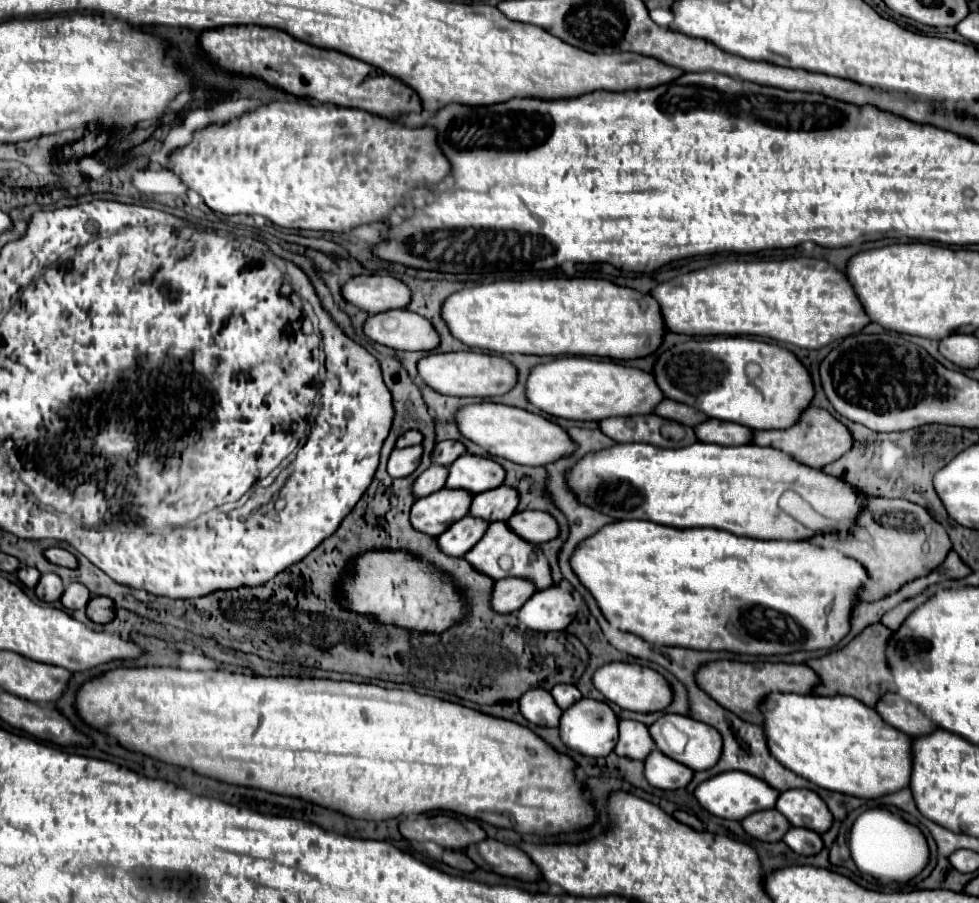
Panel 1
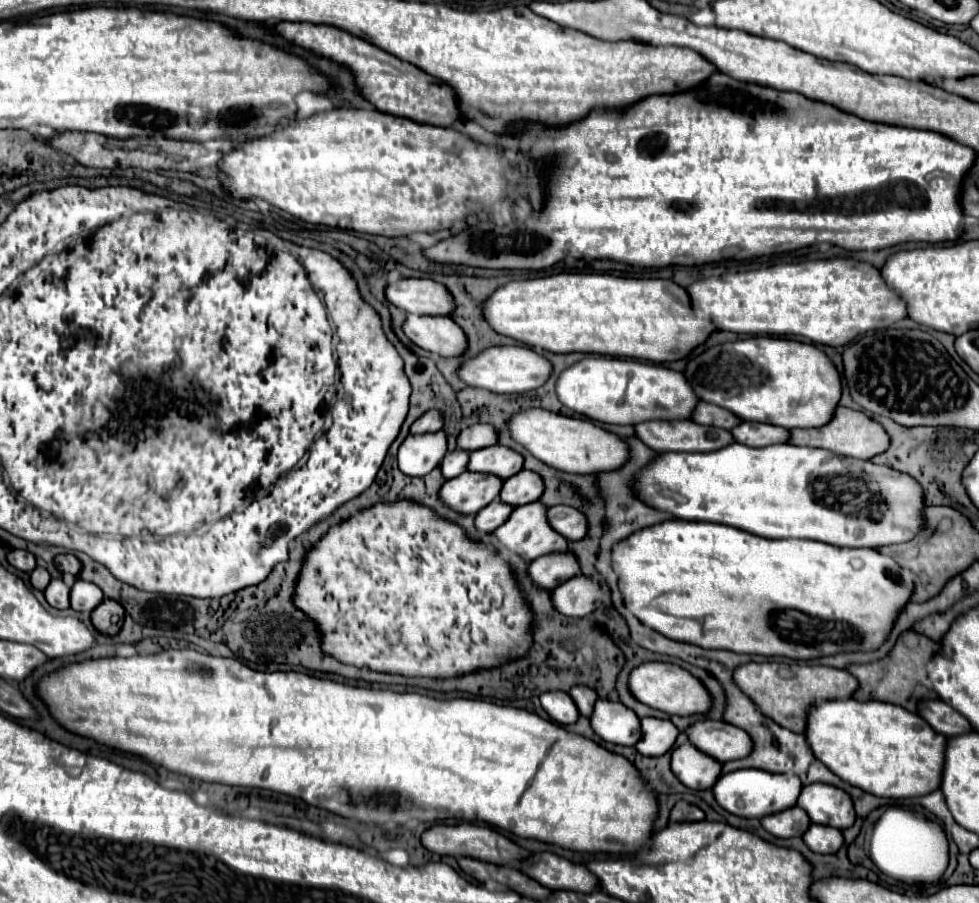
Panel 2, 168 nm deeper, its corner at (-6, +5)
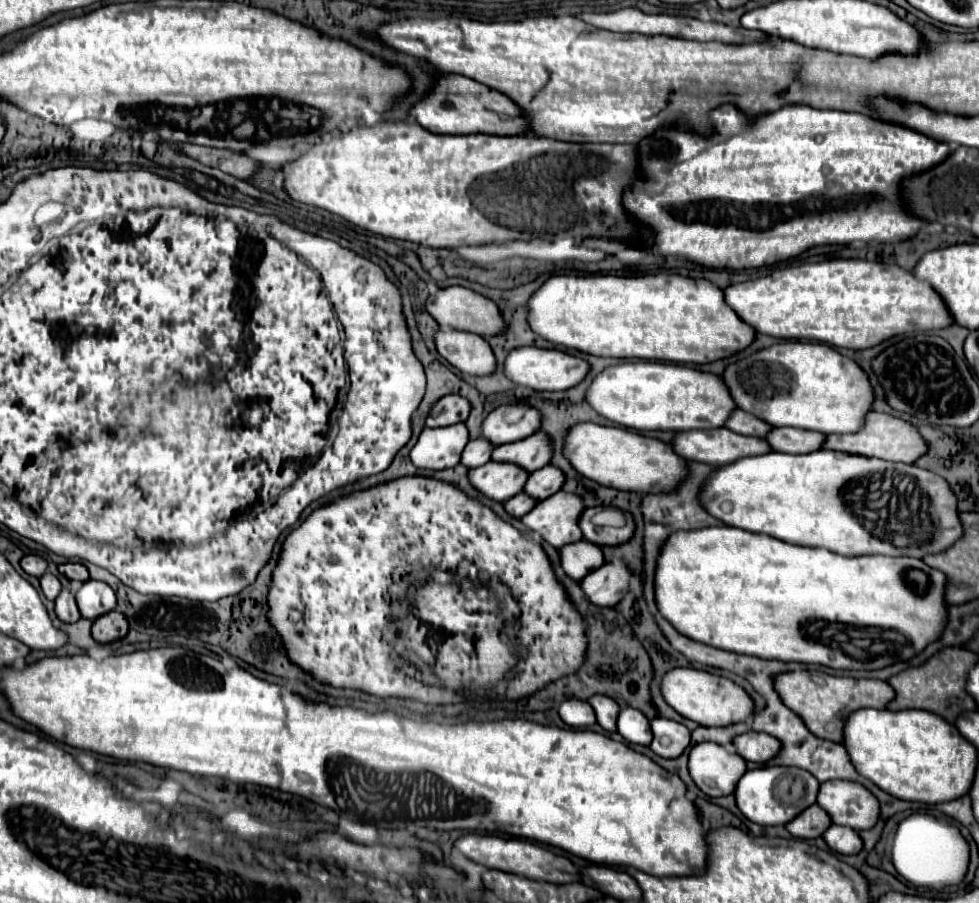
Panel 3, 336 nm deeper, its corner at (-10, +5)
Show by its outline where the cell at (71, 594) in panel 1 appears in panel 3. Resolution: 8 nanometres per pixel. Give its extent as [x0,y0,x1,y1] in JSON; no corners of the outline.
[76,580,116,620]

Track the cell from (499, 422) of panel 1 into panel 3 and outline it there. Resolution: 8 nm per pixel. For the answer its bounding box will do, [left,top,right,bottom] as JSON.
[564,422,688,494]

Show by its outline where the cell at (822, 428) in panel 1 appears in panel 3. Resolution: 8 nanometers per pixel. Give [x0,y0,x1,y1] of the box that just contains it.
[824,412,928,464]

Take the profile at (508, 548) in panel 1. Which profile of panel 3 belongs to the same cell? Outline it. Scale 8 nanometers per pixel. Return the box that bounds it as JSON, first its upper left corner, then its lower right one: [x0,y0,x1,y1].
[522,490,586,548]

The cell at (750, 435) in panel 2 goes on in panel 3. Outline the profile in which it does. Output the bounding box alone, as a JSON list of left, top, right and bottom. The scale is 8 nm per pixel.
[766,428,826,454]

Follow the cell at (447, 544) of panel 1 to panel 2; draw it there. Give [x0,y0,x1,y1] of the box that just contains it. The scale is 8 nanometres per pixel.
[474,500,512,534]

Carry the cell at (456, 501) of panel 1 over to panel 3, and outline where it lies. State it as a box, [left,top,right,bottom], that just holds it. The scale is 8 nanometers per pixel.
[470,460,530,502]

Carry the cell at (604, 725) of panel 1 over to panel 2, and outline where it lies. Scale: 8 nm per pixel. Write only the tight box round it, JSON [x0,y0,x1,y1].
[590,700,640,746]

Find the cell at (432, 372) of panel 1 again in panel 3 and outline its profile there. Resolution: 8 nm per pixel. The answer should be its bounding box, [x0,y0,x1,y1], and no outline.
[504,348,590,390]

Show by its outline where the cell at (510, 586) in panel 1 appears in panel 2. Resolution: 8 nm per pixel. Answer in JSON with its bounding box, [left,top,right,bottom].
[528,552,578,590]

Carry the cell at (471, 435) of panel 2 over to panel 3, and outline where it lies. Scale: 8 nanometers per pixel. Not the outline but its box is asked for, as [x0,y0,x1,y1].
[482,404,542,444]

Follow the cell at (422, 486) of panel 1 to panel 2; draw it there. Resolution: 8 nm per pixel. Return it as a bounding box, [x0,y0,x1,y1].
[440,450,468,480]

